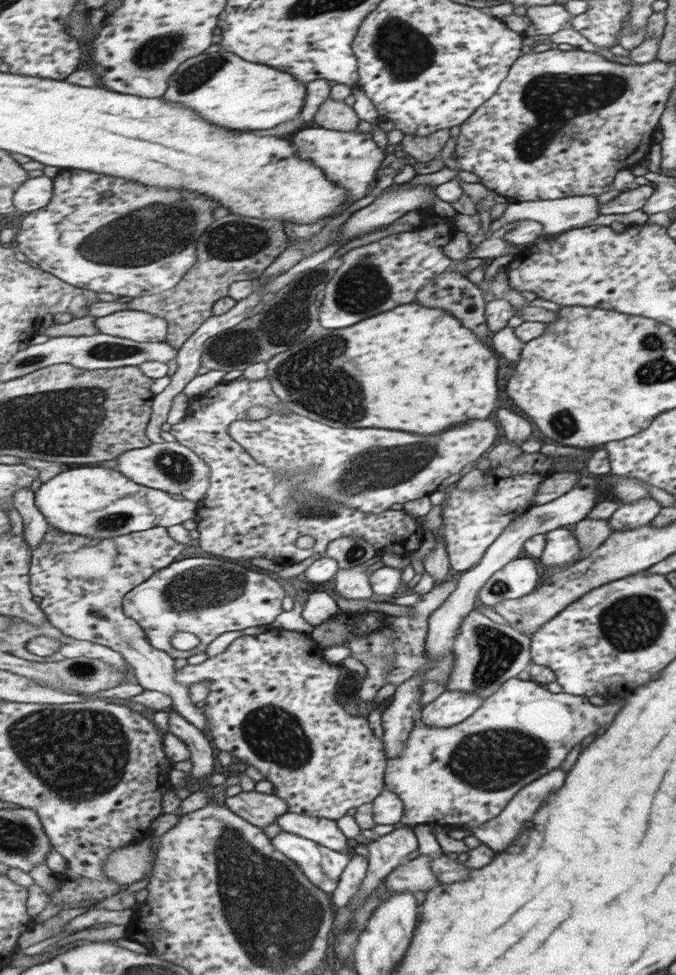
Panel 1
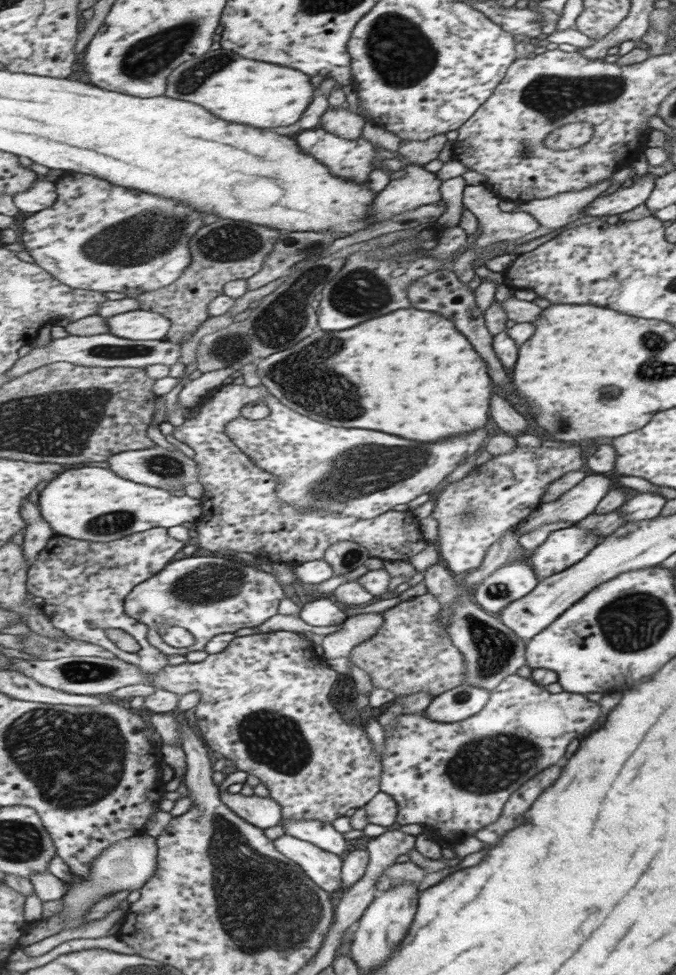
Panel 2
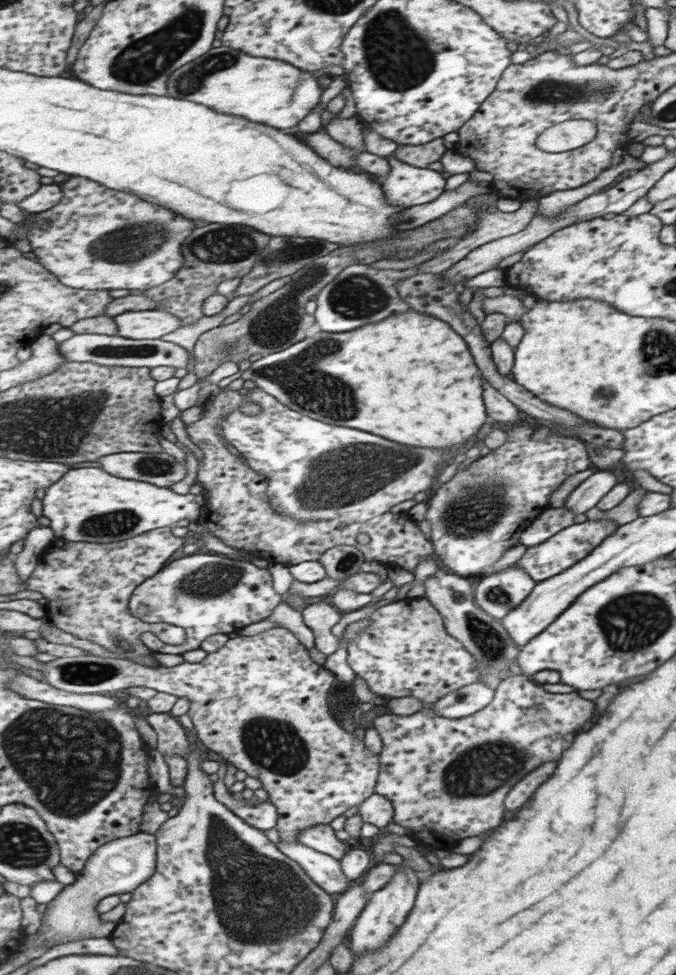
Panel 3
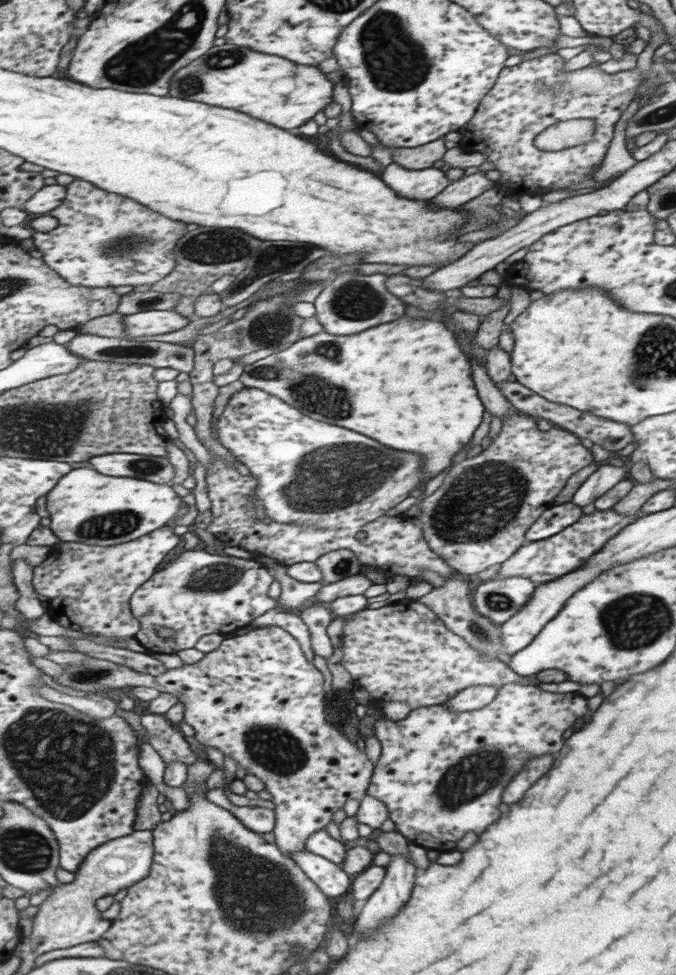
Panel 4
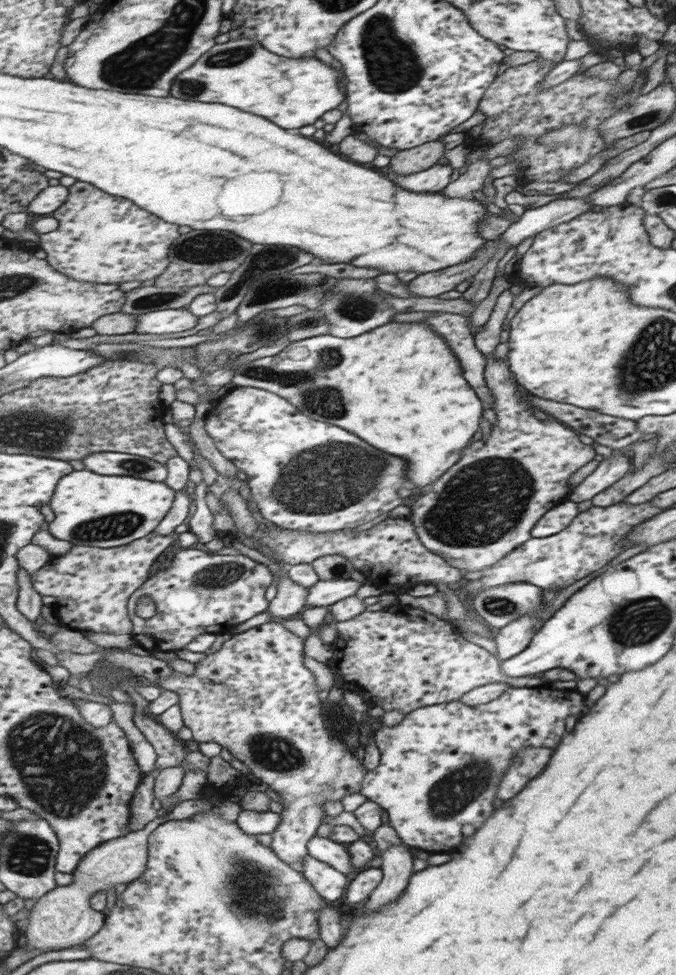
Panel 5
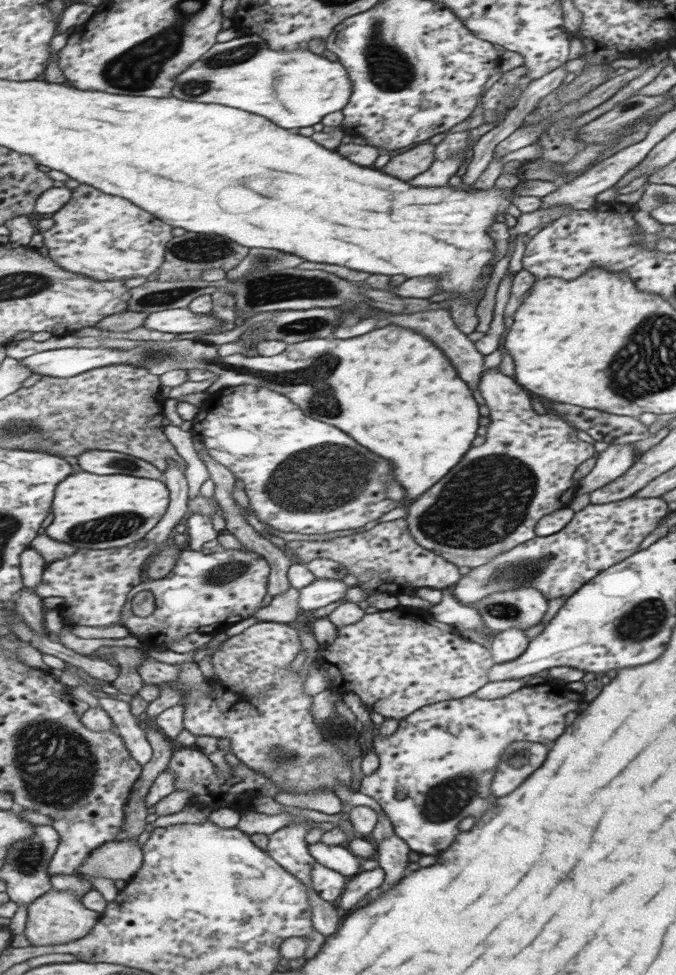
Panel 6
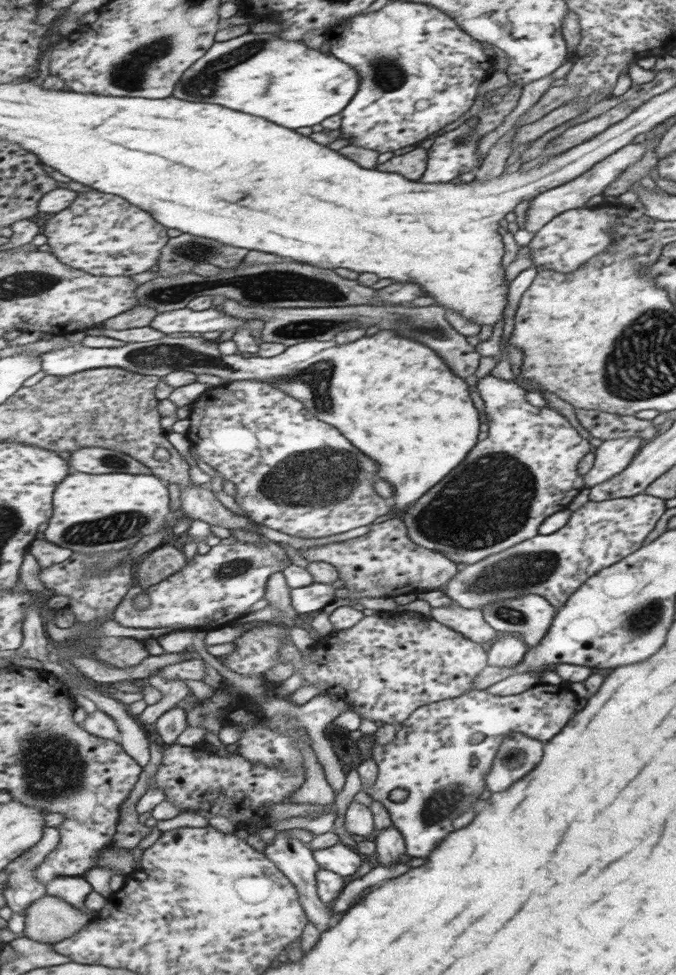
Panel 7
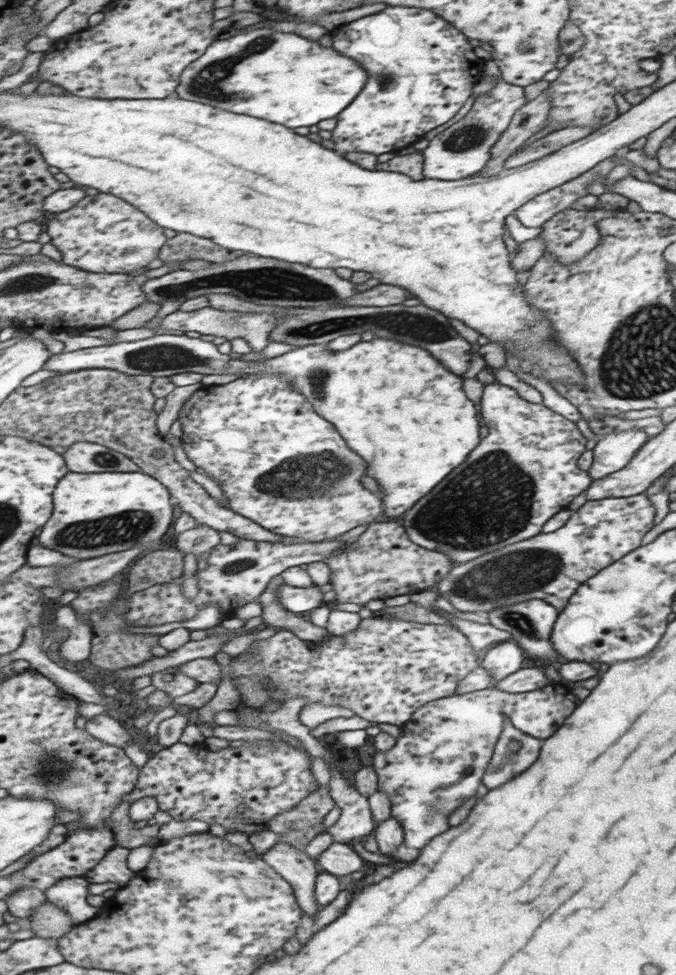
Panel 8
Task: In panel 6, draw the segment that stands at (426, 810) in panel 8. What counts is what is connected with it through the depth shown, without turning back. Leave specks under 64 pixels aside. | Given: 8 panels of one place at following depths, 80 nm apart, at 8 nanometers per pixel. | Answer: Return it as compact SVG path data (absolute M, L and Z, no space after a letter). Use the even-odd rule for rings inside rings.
M544 682L527 685L498 699L478 698L476 693L465 698L438 702L400 721L399 730L390 735L377 735L373 748L380 758L380 767L372 774L363 776L359 791L373 798L392 820L397 836L408 842L413 852L419 855L437 856L447 850L462 832L461 820L475 816L483 818L487 798L491 791L492 778L496 774L500 757L512 742L539 742L550 746L565 730L565 714L575 712L581 704L579 694L565 690L565 686ZM404 792L406 797L397 798ZM429 842L429 844L419 844ZM439 842L439 844L433 844Z

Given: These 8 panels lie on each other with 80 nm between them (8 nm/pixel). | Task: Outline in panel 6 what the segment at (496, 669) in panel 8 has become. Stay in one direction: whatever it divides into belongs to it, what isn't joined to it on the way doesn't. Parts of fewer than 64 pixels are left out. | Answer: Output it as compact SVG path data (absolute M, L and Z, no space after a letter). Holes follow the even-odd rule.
M520 628L499 631L493 638L490 651L494 664L515 661L528 647L528 639Z

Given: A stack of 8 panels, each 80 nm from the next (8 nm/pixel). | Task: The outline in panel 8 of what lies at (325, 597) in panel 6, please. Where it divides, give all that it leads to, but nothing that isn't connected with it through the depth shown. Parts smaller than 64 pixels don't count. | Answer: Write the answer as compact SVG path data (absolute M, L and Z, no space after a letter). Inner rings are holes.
M286 583L279 586L279 604L293 613L311 612L315 608L324 606L323 592L319 590L318 585L311 588L298 588L287 585Z

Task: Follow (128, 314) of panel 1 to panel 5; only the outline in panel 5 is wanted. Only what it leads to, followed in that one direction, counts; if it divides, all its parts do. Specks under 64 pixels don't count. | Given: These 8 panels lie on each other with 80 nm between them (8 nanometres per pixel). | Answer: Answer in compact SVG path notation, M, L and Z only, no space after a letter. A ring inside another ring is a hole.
M188 308L167 310L141 310L138 314L136 332L141 334L175 334L191 330L199 324L199 316Z

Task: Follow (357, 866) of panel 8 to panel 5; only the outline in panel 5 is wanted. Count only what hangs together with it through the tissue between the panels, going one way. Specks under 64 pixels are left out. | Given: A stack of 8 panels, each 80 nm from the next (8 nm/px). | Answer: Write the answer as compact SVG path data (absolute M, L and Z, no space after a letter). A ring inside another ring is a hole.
M315 836L308 842L308 852L313 858L321 859L329 863L337 870L349 874L353 872L354 864L351 854L345 848L344 843L338 843L328 837Z

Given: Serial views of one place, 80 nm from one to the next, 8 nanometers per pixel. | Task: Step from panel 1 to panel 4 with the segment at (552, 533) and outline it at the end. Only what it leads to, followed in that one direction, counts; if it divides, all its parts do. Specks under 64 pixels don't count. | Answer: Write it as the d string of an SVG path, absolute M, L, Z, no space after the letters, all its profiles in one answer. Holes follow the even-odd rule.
M593 509L591 514L581 514L577 521L563 528L561 532L557 532L557 534L543 540L526 542L521 545L507 561L501 563L494 580L527 578L535 585L544 585L547 582L557 581L565 574L575 573L581 566L585 566L589 562L589 558L599 552L624 526L643 515L646 514L640 510L635 514L620 514L619 511L611 509Z

